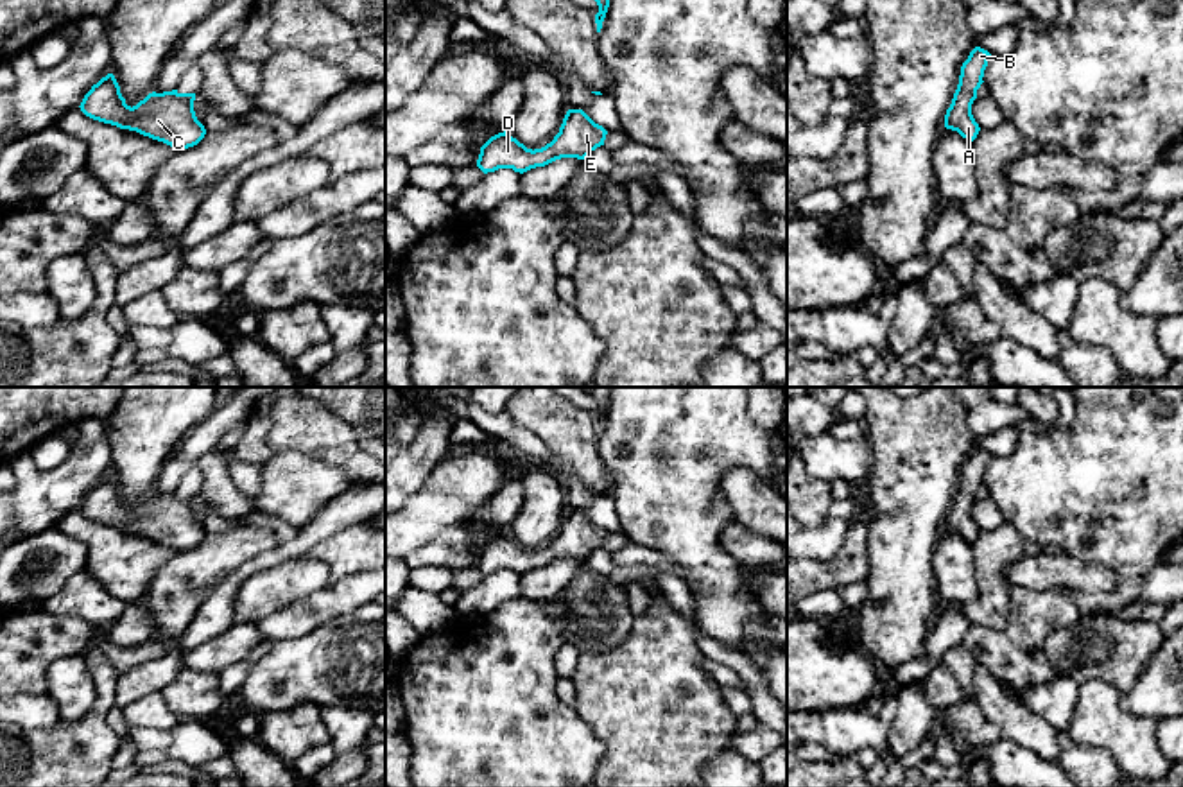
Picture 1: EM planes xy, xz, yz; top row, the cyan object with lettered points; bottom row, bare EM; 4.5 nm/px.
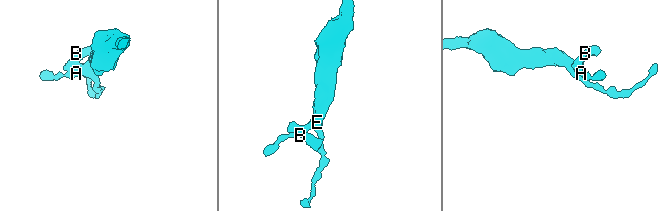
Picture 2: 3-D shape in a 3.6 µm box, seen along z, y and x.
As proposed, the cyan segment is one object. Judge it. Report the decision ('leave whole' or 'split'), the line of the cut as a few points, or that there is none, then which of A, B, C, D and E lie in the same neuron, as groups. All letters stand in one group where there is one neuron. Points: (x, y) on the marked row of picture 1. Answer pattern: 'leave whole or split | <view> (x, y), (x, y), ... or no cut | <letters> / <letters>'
leave whole | no cut | A B C D E

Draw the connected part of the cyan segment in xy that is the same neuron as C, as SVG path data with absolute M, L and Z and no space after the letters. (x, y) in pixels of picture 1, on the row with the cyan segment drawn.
M108 74L91 86L79 108L93 120L136 131L181 151L197 145L206 134L195 117L194 100L195 93L152 91L131 108L115 75Z

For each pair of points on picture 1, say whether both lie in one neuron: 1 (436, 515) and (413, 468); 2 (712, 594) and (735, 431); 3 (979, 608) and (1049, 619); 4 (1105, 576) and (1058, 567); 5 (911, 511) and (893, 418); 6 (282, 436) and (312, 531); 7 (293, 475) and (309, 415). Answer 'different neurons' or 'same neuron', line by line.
1: different neurons
2: same neuron
3: different neurons
4: same neuron
5: same neuron
6: different neurons
7: different neurons

